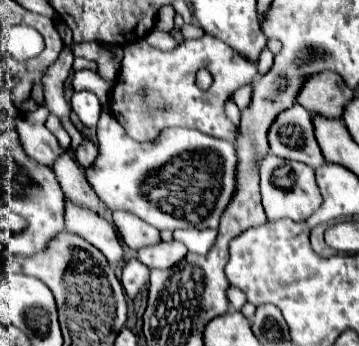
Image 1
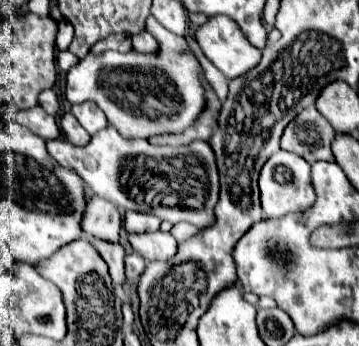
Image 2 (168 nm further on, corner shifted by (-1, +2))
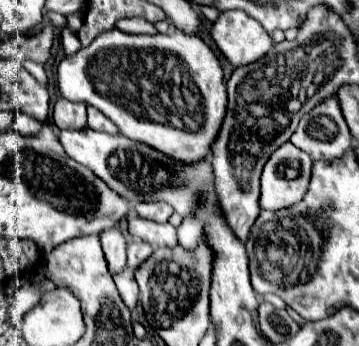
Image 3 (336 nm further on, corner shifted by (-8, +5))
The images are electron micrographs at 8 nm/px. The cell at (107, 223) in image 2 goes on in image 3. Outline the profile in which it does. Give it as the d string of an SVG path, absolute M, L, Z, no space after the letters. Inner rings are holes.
M118 225L102 231L100 241L102 241L102 251L106 255L110 273L122 271L126 267L126 239L120 233Z

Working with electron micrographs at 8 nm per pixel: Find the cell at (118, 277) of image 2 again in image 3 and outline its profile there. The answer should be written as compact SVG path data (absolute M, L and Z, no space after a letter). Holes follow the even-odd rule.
M128 267L122 269L120 273L116 273L114 283L116 283L116 287L118 287L120 297L124 299L124 303L126 303L130 309L134 309L134 305L136 305L136 301L138 301L138 283L136 283L136 279L134 279L134 271L130 271Z

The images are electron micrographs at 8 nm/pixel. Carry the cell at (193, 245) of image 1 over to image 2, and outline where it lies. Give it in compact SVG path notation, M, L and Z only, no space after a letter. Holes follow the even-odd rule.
M187 222L175 224L175 226L171 228L171 234L173 234L173 238L175 238L177 242L183 242L183 240L187 240L191 234L197 234L197 232L199 232L199 228L195 228L193 224L187 224Z

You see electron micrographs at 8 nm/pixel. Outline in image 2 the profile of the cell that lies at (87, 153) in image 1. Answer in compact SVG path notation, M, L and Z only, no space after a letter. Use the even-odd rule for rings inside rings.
M65 112L59 120L59 126L61 126L61 132L67 136L67 140L71 144L77 144L77 146L85 146L89 142L89 134L83 130L83 126L77 122L77 118L73 118L71 112Z

